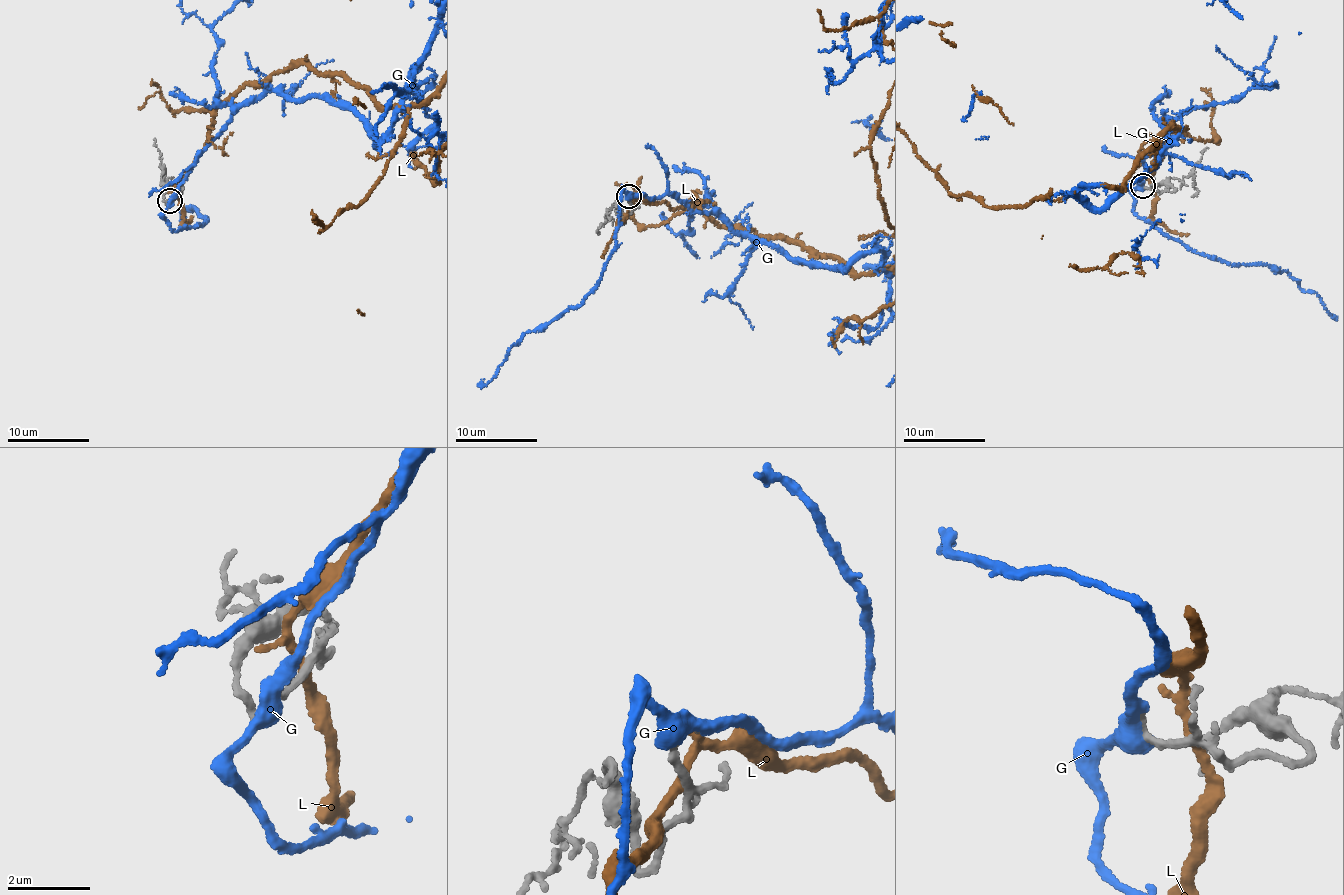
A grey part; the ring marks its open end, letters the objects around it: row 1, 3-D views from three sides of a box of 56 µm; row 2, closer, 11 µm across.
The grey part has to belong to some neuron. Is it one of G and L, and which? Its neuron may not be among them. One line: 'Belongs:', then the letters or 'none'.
Belongs: none

